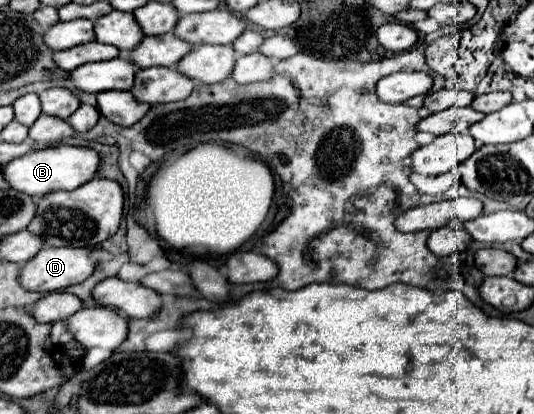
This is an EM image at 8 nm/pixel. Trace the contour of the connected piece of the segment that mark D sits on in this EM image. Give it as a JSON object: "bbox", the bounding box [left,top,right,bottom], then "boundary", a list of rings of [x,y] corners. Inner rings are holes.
{"bbox":[20,247,98,293],"boundary":[[[44,247],[20,271],[20,283],[28,291],[44,291],[44,293],[52,293],[58,289],[66,289],[70,285],[78,285],[86,281],[98,265],[98,261],[92,257],[92,251],[94,249],[90,247],[80,247],[80,249],[78,247]]]}

